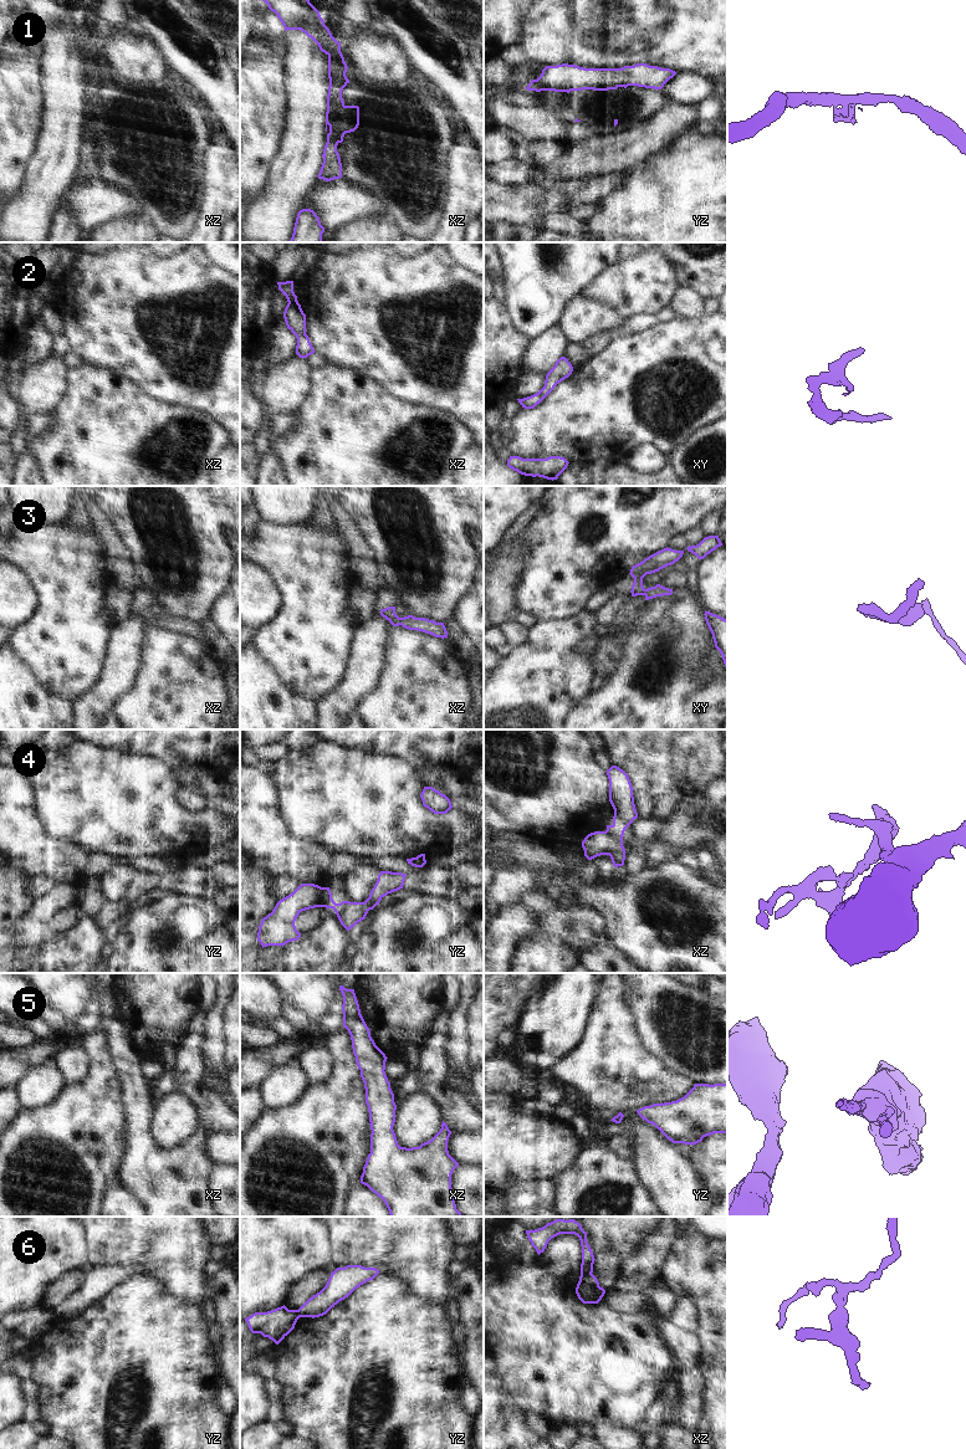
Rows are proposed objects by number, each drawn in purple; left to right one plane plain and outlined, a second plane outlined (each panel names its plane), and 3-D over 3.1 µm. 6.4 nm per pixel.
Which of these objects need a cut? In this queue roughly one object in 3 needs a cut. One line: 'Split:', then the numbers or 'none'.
Split: 1, 6

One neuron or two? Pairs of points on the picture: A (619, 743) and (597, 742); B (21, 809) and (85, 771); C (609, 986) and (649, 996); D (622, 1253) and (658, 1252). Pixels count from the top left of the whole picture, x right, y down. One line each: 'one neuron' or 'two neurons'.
A: two neurons
B: two neurons
C: two neurons
D: two neurons

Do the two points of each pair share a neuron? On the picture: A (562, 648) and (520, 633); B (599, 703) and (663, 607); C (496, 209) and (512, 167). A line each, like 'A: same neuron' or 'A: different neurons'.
A: different neurons
B: same neuron
C: different neurons

